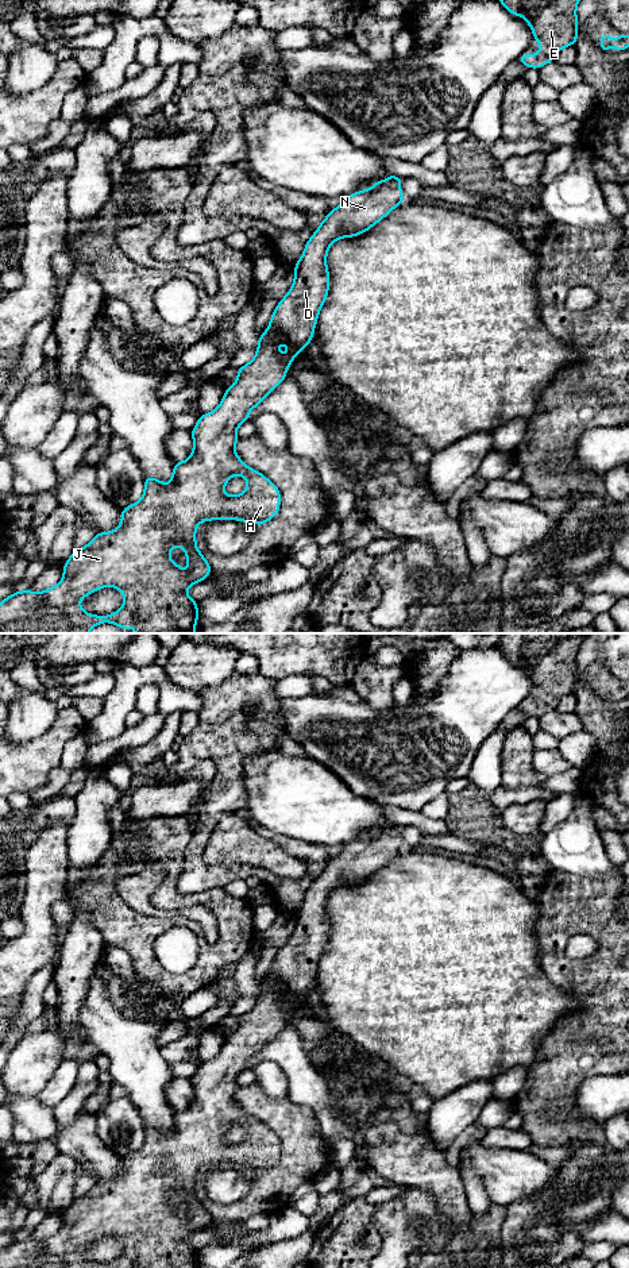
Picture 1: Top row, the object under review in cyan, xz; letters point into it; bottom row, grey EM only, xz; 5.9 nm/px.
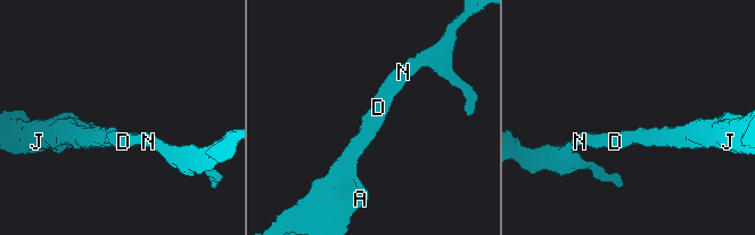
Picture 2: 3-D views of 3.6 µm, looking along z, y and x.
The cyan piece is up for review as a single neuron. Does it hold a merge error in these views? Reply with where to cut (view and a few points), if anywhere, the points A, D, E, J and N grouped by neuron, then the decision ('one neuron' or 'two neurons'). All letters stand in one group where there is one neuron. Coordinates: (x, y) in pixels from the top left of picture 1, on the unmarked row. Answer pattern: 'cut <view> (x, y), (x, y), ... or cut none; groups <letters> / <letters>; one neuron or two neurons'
cut none; groups A D E J N; one neuron

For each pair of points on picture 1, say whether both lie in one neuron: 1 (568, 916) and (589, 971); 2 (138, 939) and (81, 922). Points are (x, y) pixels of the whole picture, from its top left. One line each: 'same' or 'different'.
1: same
2: different

